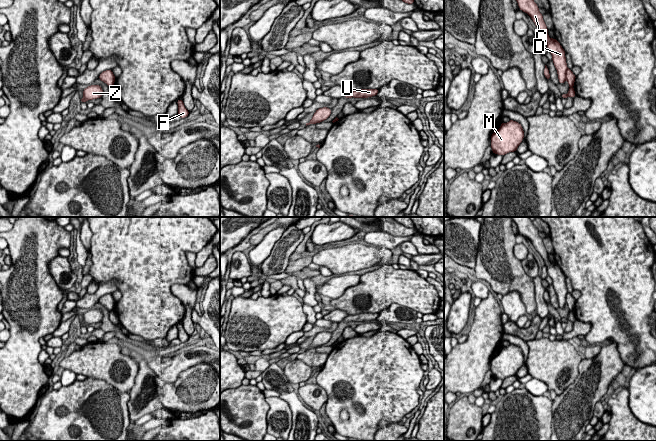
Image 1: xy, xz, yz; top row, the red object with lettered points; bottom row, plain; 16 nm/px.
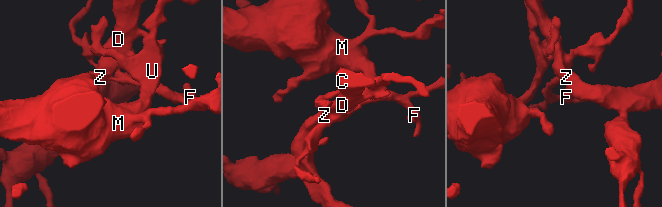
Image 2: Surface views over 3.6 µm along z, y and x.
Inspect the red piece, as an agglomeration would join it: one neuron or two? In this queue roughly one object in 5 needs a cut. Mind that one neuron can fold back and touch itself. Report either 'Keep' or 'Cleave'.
Cleave

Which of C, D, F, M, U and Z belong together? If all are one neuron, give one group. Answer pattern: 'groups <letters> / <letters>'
groups C D F Z / M U

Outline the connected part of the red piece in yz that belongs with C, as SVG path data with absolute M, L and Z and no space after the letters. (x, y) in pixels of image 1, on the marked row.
M516 0L518 7L524 13L527 13L538 29L541 31L547 43L548 52L552 55L552 61L557 70L560 84L564 84L566 80L566 71L568 69L565 57L565 51L556 38L552 39L548 36L548 28L543 20L543 15L539 12L538 5L534 0Z

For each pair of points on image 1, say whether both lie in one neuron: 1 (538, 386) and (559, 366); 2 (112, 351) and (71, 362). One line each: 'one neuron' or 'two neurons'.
1: two neurons
2: one neuron

